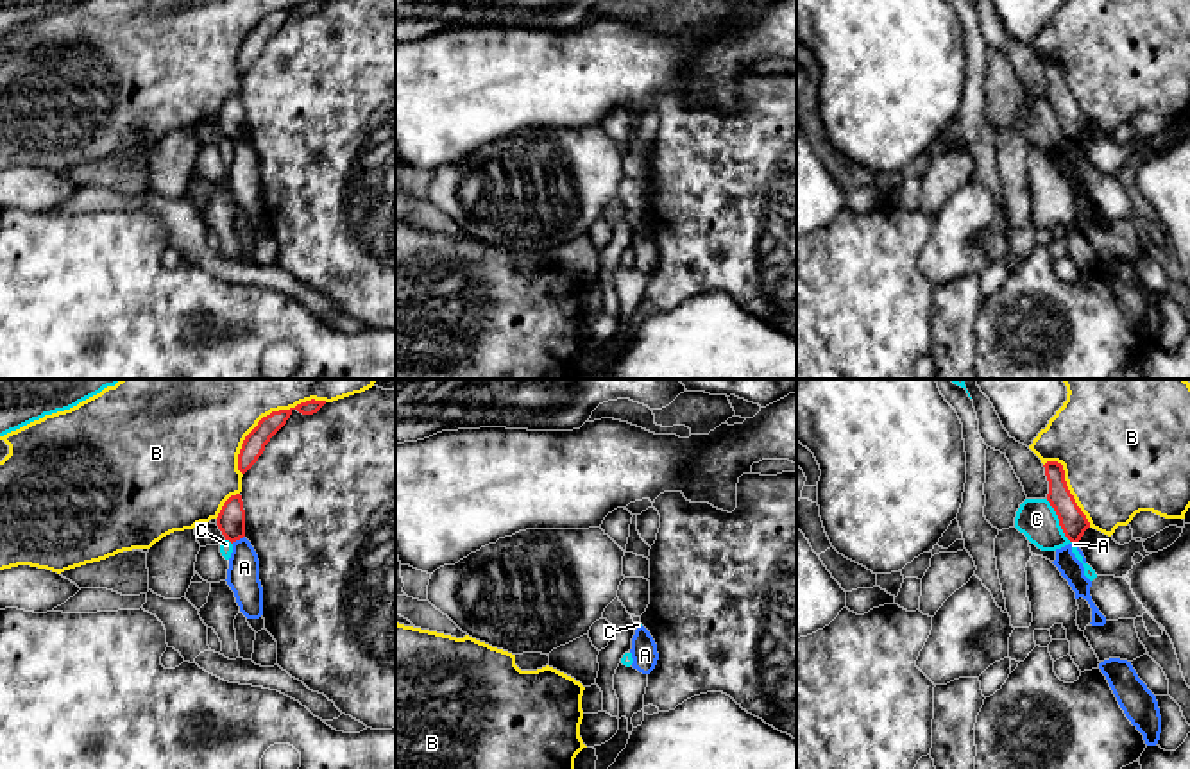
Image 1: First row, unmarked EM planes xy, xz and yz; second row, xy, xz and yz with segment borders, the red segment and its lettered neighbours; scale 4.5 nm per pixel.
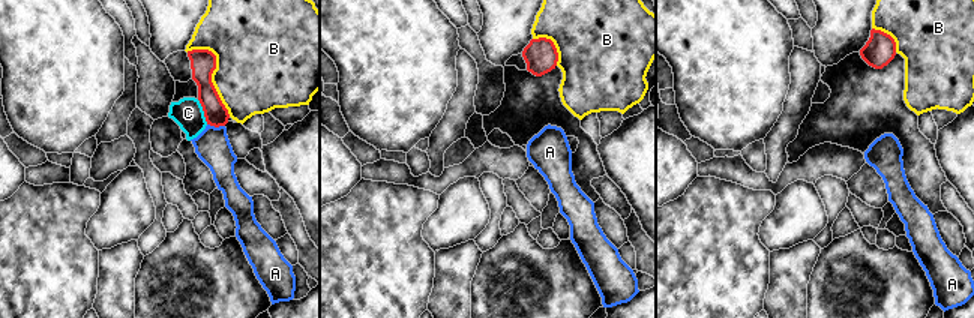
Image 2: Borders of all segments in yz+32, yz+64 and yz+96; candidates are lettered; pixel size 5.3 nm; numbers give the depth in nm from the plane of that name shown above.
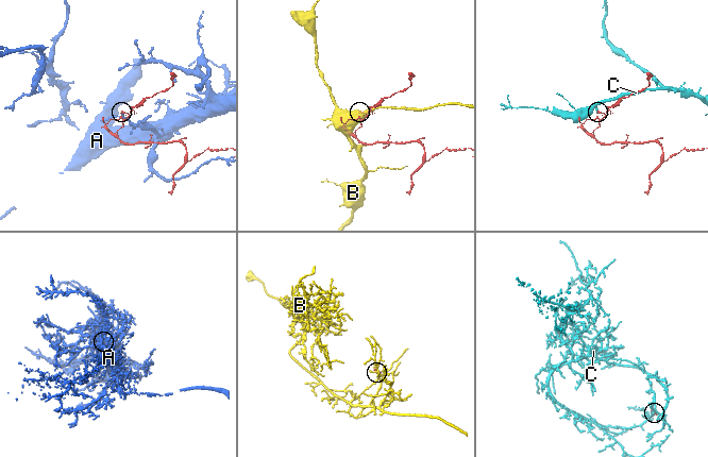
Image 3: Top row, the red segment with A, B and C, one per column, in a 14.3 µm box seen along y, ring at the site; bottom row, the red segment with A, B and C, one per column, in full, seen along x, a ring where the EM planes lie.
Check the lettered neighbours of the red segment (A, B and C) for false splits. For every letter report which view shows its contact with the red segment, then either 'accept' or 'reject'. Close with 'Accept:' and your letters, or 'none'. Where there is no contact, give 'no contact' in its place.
A: meets red in xy; reject
B: meets red in xy; reject
C: meets red in yz; reject
Accept: none

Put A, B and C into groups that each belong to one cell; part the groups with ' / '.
A / B / C

